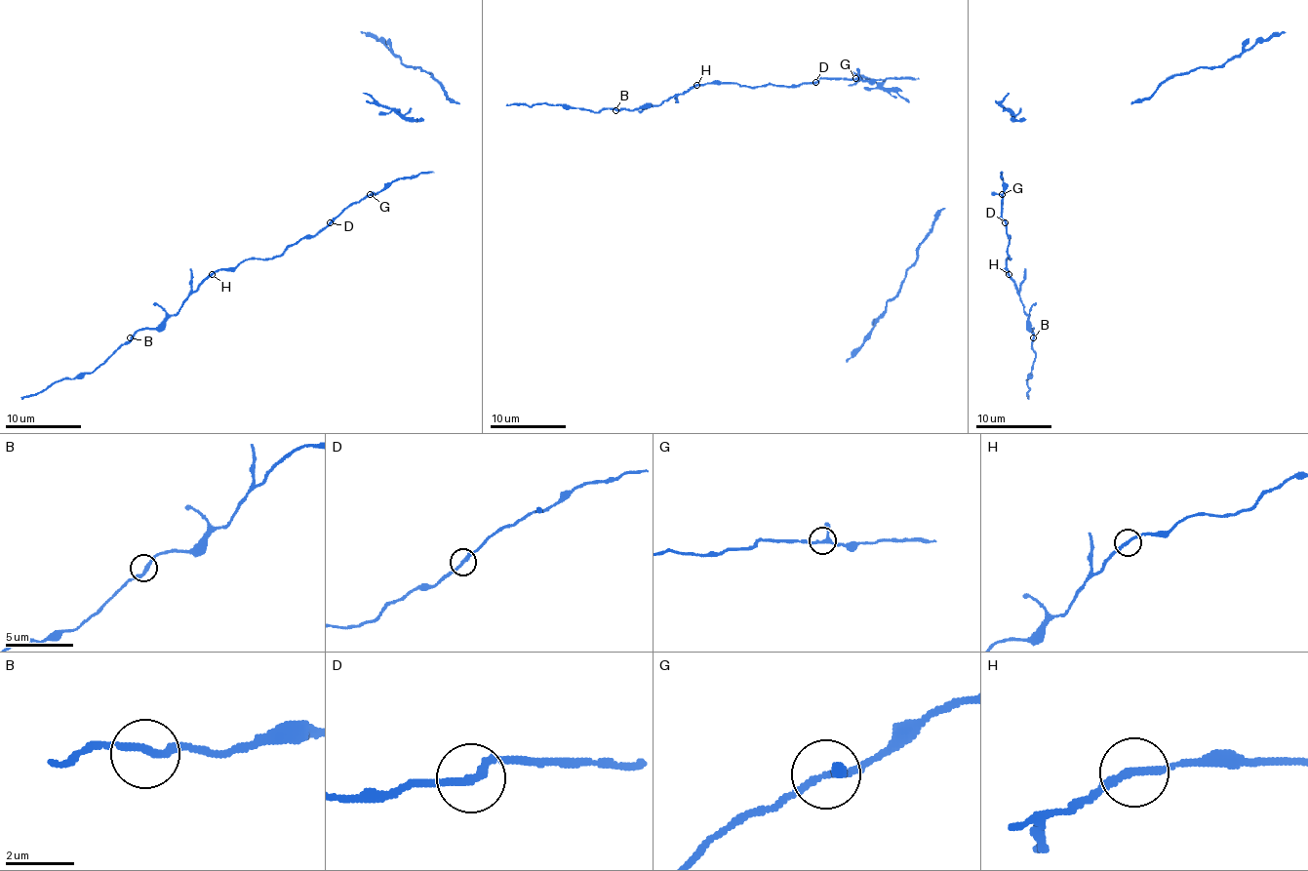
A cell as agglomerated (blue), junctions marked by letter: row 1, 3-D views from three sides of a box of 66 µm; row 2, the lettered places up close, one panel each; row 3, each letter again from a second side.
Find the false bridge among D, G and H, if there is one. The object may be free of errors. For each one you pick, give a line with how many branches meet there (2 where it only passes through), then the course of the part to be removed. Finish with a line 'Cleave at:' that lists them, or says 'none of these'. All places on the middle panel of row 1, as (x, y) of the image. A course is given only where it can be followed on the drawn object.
H: 2 branches meet; foreign part runs (696, 86), (660, 104), (624, 110), (614, 108), (590, 112), (539, 102), (531, 106), (505, 104)
Cleave at: H

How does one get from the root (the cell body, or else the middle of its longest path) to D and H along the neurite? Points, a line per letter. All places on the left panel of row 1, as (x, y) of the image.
D: (372, 194), (349, 204), (330, 222)
H: (372, 194), (349, 204), (313, 236), (300, 238), (279, 255), (245, 258), (234, 268), (220, 268), (211, 274)

